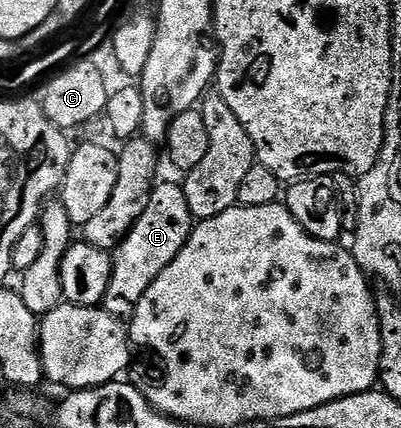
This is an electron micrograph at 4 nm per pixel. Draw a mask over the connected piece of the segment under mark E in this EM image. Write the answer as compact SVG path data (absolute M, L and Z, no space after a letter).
M160 181L149 196L149 204L145 212L133 224L123 241L115 247L111 260L111 279L109 288L105 288L105 296L101 309L120 320L130 320L135 315L141 296L157 280L161 272L181 252L181 248L189 240L193 229L193 219L189 212L189 200L185 200L182 185L176 182Z

